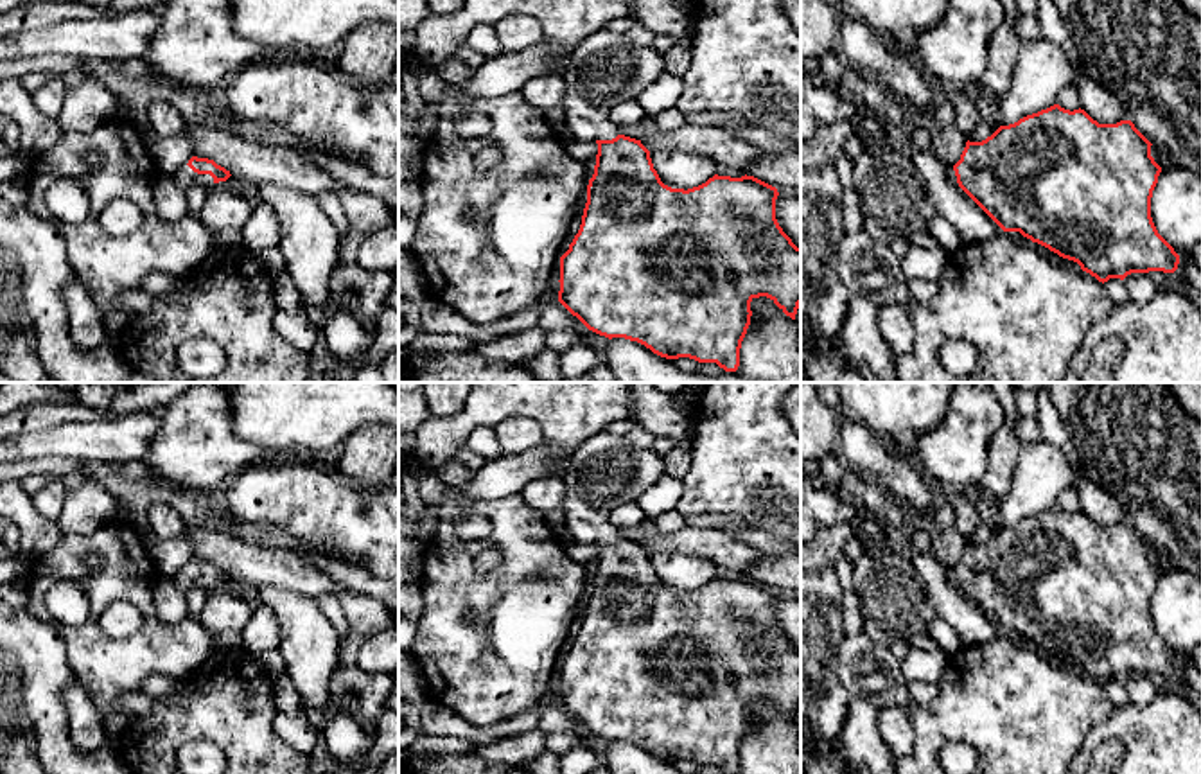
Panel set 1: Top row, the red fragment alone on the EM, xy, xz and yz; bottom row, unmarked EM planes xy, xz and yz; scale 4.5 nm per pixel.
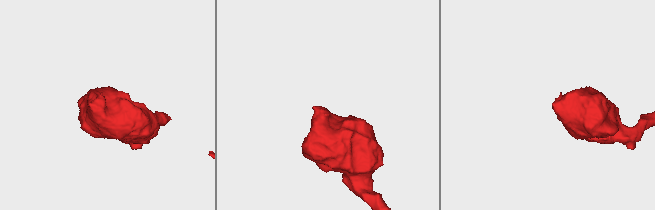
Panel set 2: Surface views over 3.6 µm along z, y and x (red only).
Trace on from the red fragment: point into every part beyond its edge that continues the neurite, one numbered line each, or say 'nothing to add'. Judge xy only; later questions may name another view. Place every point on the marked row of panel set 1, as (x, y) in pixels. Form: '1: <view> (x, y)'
1: xy (185, 178)

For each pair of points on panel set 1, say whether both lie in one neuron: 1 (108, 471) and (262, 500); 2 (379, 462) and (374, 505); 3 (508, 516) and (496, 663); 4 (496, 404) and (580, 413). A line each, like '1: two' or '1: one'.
1: two
2: two
3: one
4: one

